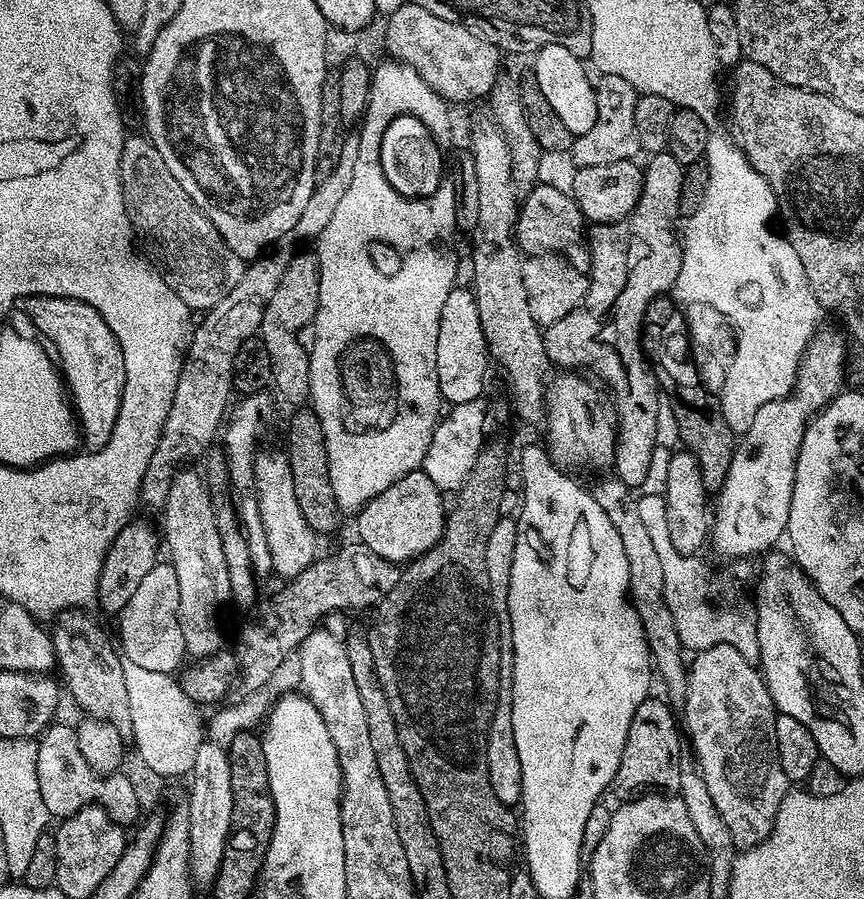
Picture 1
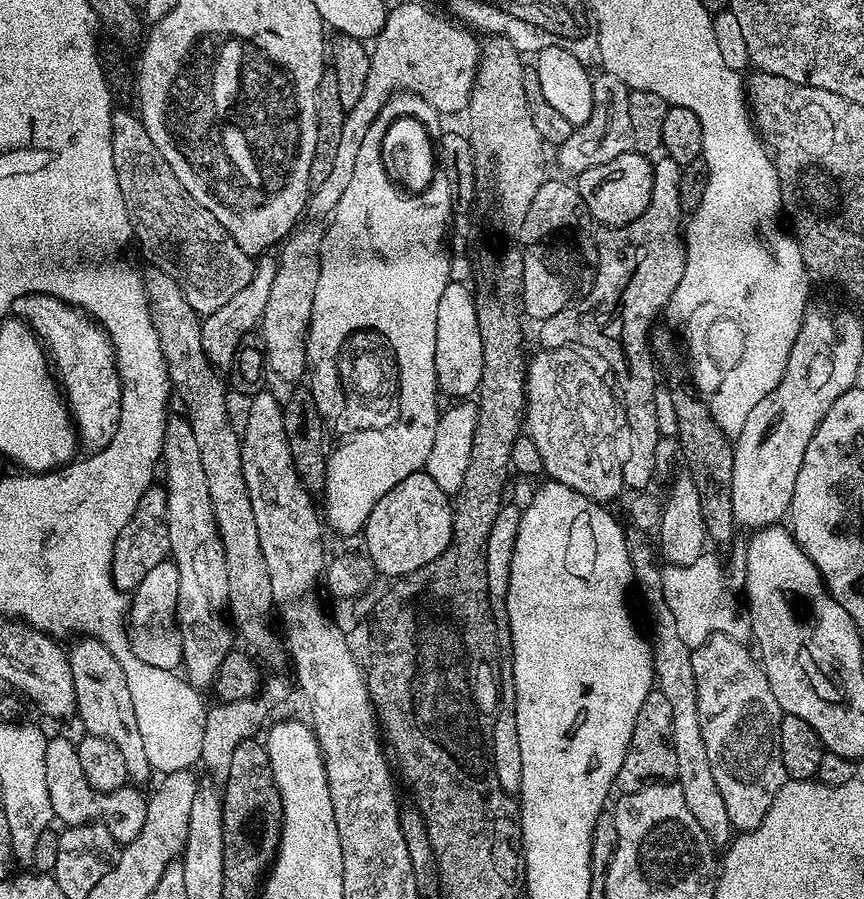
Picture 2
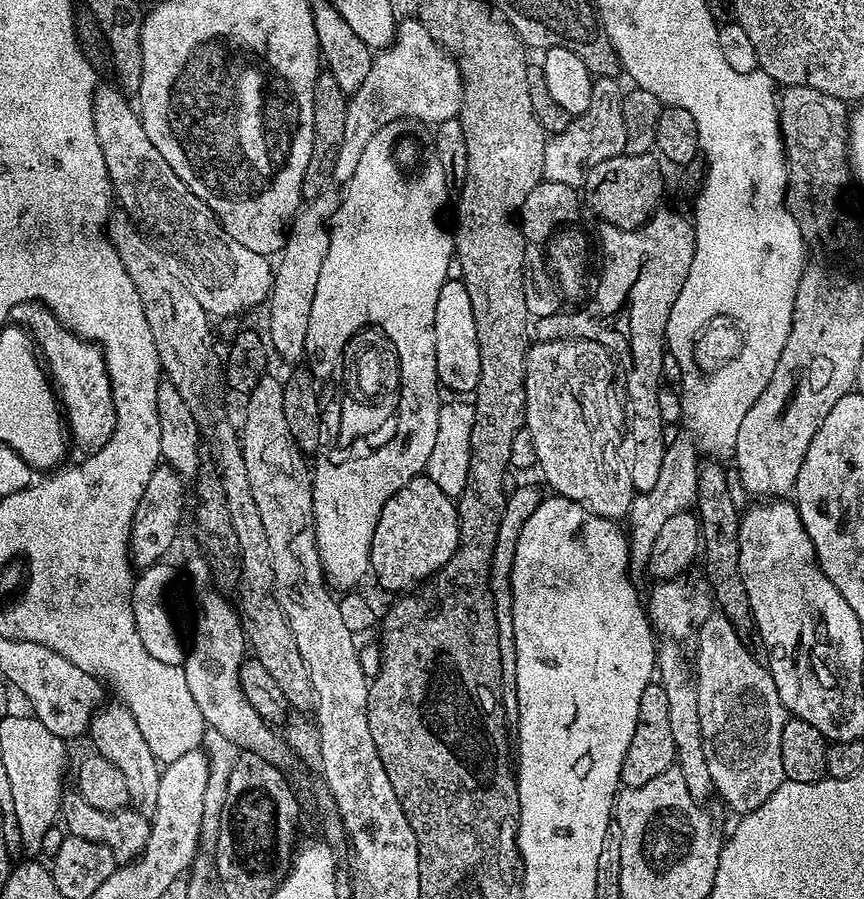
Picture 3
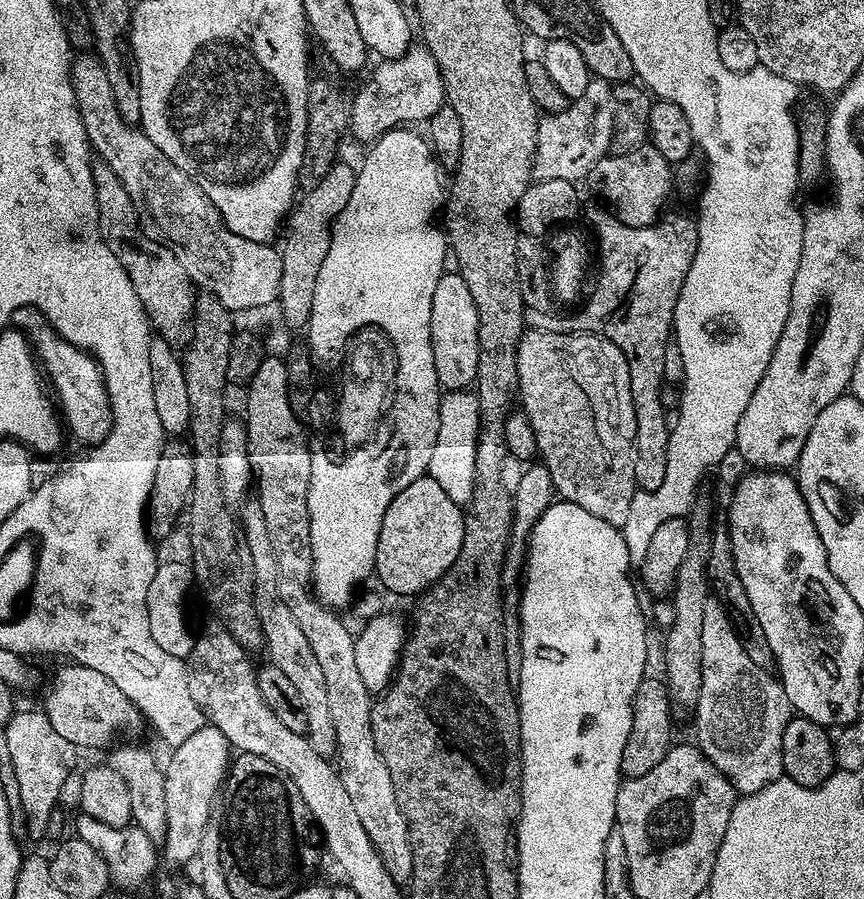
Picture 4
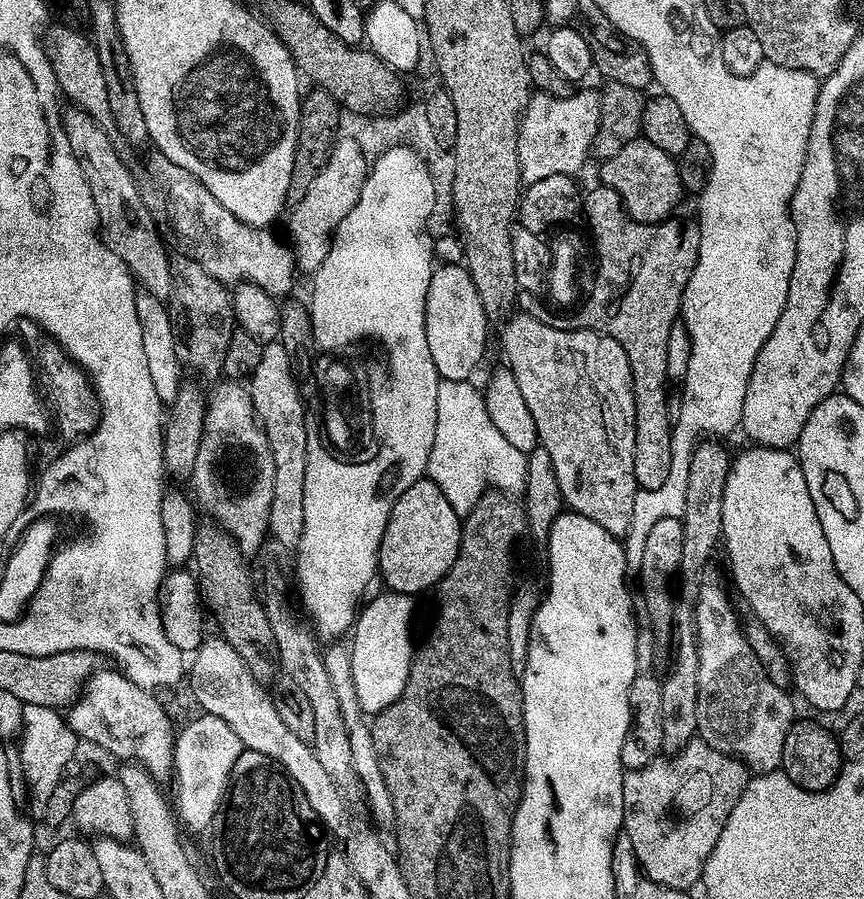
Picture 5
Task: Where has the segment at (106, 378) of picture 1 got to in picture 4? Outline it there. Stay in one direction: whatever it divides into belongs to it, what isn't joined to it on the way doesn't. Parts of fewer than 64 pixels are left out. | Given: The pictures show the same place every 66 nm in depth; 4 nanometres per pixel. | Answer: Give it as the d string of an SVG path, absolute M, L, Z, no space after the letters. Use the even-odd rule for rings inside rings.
M22 306L14 310L10 324L28 339L29 348L42 365L43 375L52 379L52 384L56 387L55 399L67 431L68 428L72 431L72 436L78 443L88 444L84 446L101 444L112 429L112 407L104 385L104 375L96 358L74 346L74 342L66 342L66 338L62 338L62 334L54 330L54 326L37 308Z

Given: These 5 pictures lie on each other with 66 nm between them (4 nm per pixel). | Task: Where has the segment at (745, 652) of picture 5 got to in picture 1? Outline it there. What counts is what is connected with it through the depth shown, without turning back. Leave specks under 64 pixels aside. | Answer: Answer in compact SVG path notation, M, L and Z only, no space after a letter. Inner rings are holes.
M725 644L695 653L690 660L682 711L682 728L687 743L688 740L692 743L691 755L706 782L706 790L710 790L710 798L714 798L722 822L730 830L730 838L734 838L740 850L758 846L770 834L778 806L782 806L790 791L790 782L786 774L782 774L782 762L778 762L778 738L774 738L774 722L778 715L776 703L770 698L770 690L764 685L759 667L734 650L734 646Z

